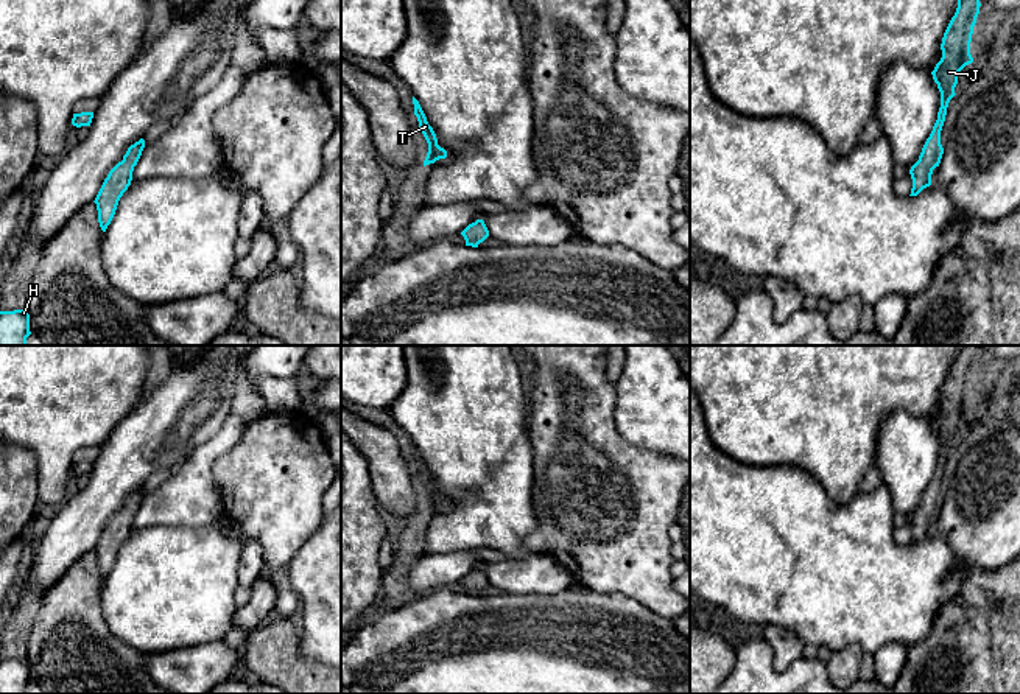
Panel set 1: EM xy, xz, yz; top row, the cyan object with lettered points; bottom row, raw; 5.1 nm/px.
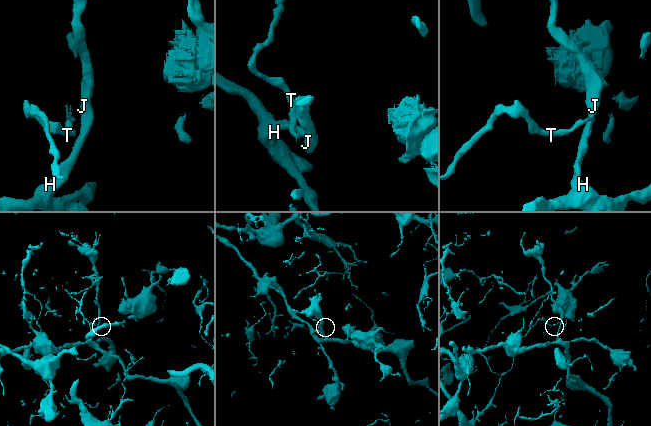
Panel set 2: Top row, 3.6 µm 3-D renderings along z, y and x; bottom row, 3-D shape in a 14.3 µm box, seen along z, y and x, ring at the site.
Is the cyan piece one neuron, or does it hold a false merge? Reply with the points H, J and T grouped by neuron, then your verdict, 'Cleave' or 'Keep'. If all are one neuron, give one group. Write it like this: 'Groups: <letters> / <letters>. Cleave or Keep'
Groups: H / J T. Cleave

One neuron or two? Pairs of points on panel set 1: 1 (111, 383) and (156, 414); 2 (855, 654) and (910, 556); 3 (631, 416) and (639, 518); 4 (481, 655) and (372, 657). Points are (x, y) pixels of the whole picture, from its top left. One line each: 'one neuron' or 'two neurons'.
1: two neurons
2: two neurons
3: two neurons
4: one neuron

